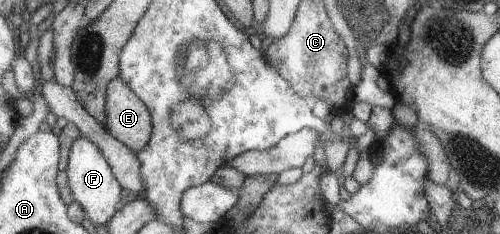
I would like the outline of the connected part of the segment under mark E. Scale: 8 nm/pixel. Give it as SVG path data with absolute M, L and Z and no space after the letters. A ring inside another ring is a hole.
M123 77L111 82L106 125L119 141L132 147L135 153L143 150L151 138L152 114Z

